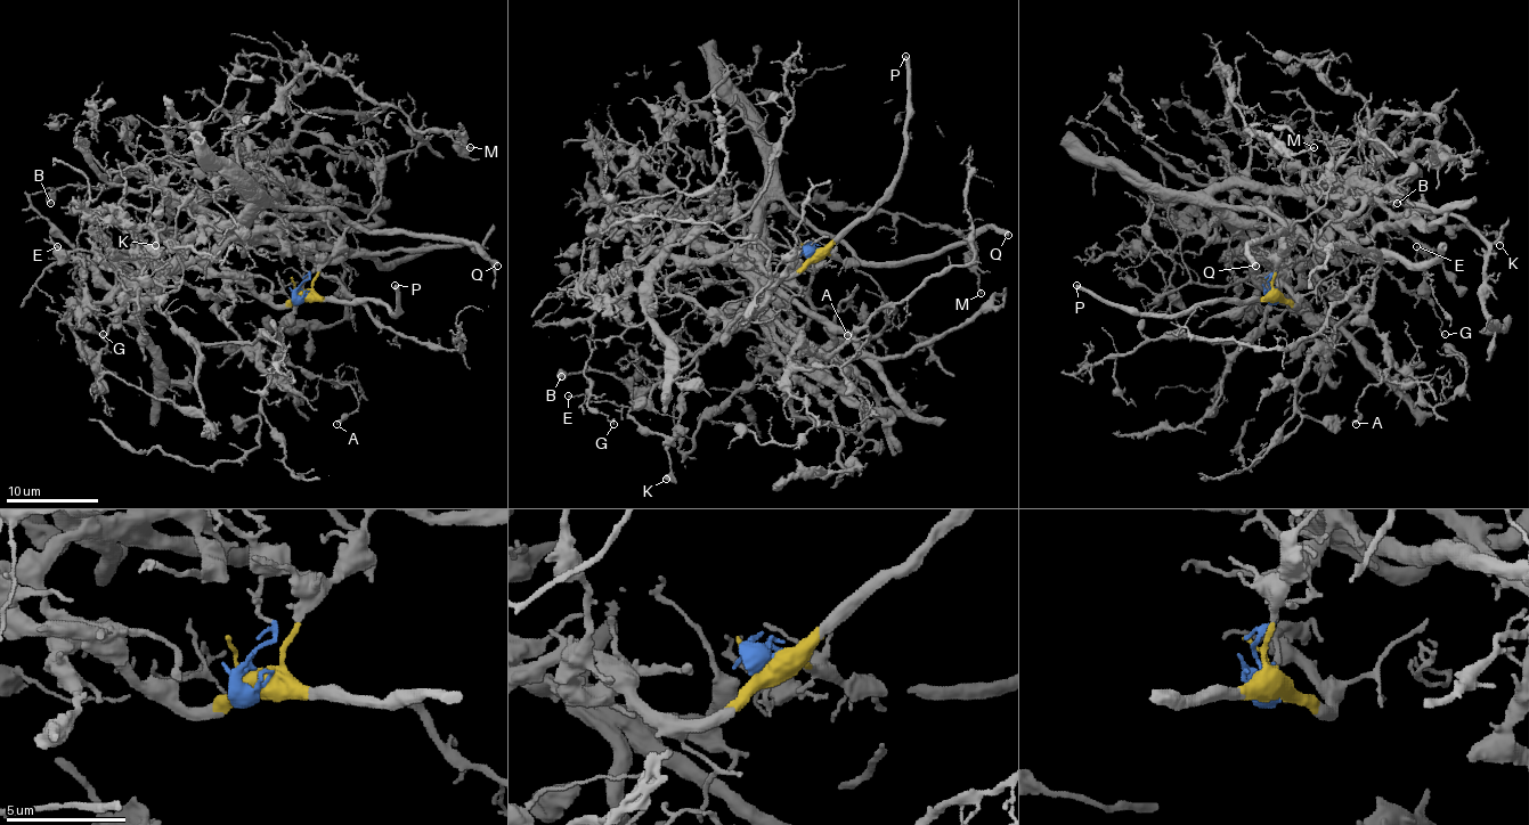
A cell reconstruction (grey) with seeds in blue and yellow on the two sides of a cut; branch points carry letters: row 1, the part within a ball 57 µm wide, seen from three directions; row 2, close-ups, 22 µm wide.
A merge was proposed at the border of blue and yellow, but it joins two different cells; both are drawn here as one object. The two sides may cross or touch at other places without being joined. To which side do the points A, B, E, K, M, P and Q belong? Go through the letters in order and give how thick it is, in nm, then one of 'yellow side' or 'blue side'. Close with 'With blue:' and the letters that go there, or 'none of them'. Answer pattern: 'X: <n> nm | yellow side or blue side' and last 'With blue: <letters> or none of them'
A: 200 nm | blue side
B: 600 nm | blue side
E: 140 nm | blue side
K: 380 nm | blue side
M: 160 nm | blue side
P: 340 nm | yellow side
Q: 420 nm | blue side
With blue: A, B, E, K, M, Q

